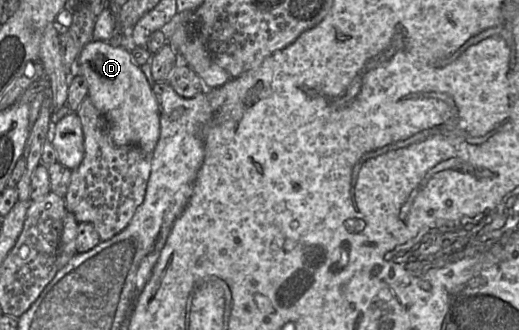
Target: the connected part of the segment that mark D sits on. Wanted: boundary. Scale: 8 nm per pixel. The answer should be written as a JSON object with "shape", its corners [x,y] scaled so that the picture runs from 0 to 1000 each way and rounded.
{"shape":[[[179,121],[154,158],[143,224],[166,239],[170,291],[204,361],[212,418],[224,442],[262,439],[281,464],[297,461],[308,412],[308,321],[291,258],[272,203],[258,188],[250,155],[216,139],[206,124]]]}

